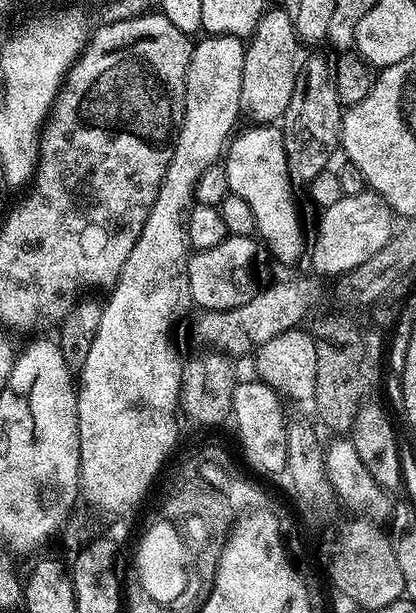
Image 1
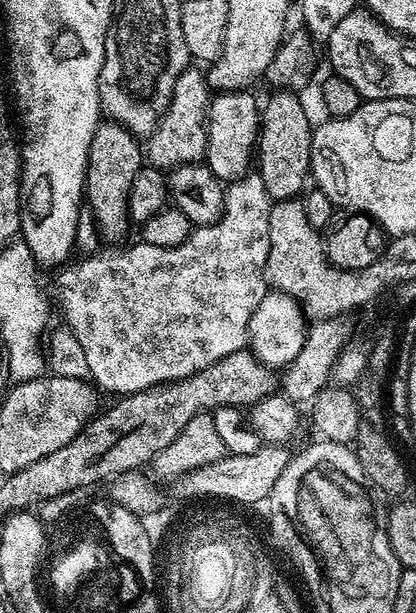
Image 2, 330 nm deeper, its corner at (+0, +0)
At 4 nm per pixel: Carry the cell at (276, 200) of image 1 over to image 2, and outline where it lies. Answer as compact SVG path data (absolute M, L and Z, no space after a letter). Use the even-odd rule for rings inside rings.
M251 91L216 92L208 102L208 145L204 151L206 163L225 182L247 176L254 164L257 139L261 128L261 109Z

